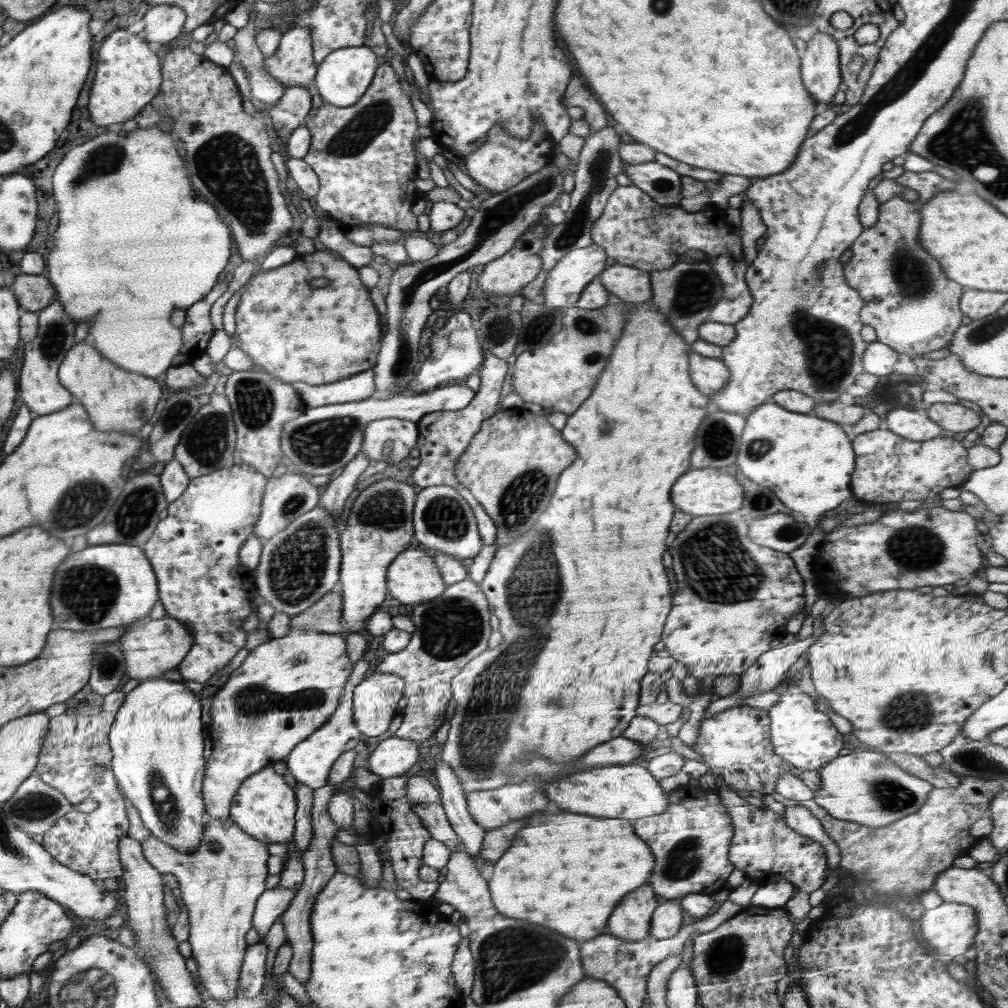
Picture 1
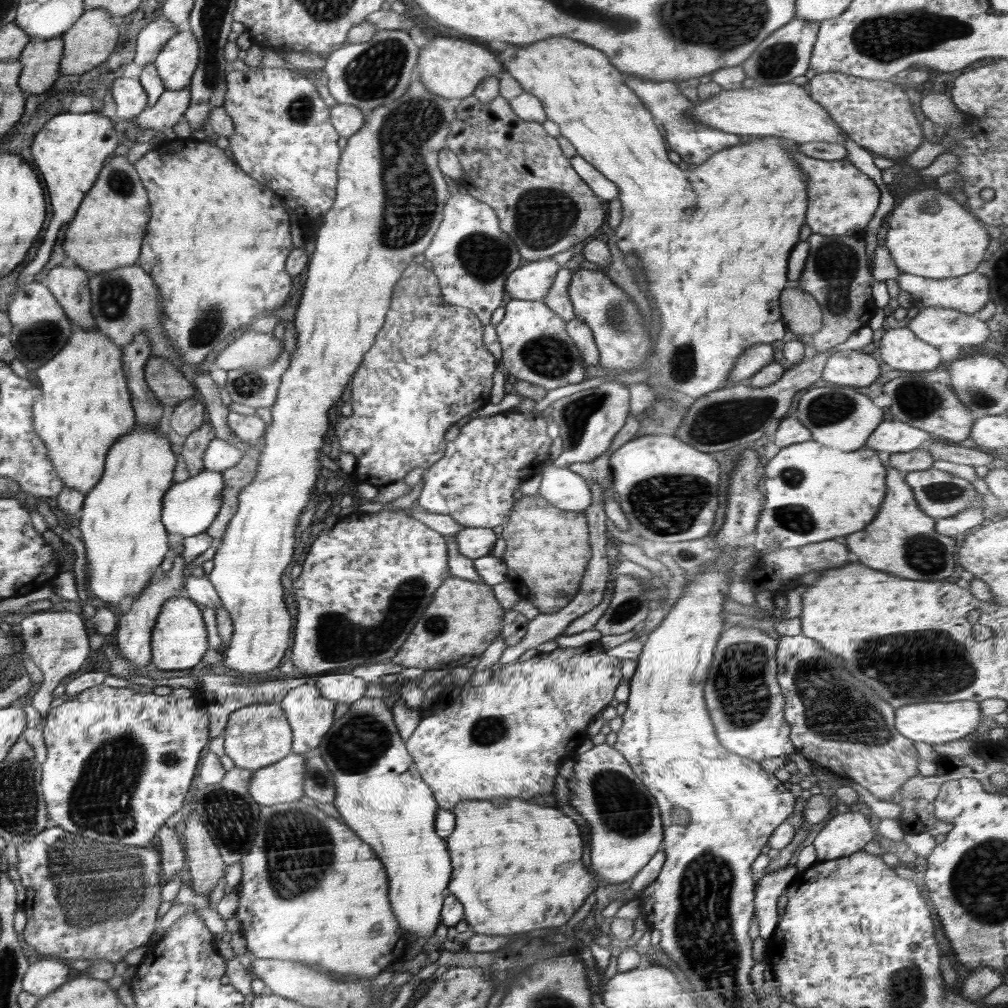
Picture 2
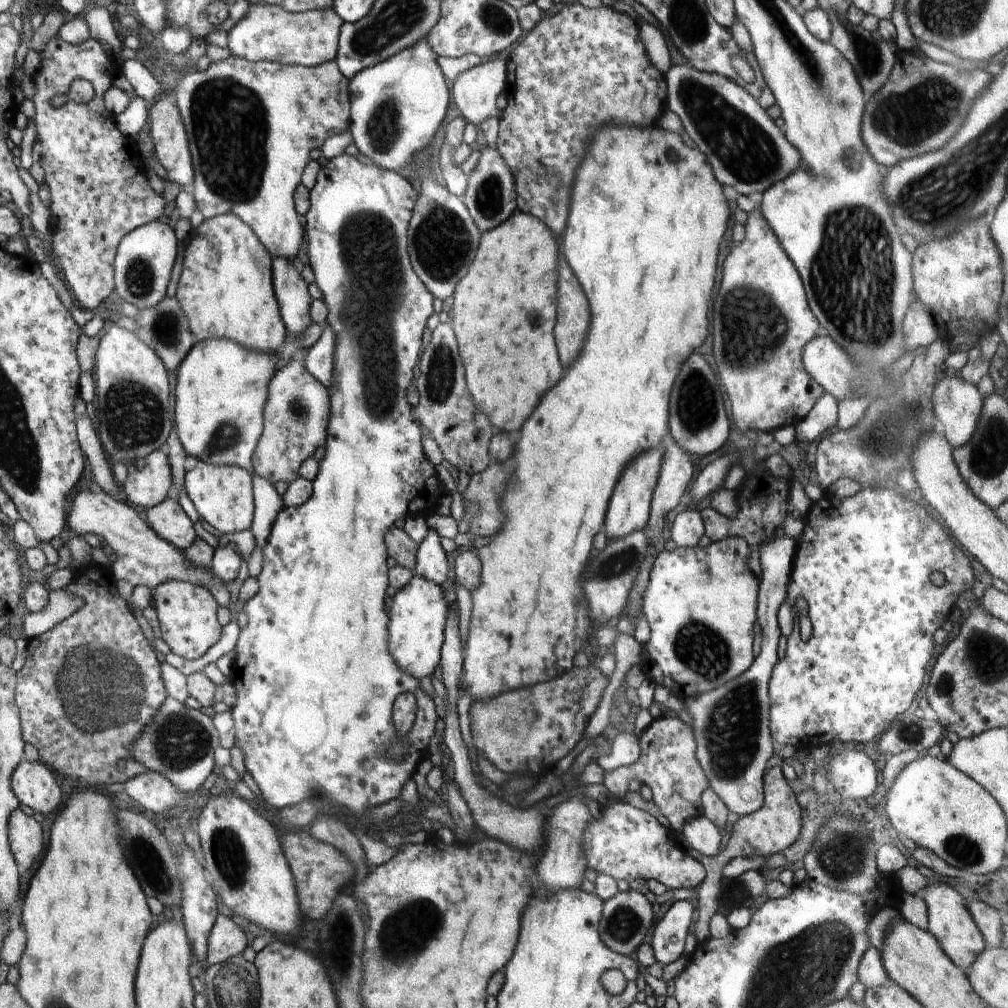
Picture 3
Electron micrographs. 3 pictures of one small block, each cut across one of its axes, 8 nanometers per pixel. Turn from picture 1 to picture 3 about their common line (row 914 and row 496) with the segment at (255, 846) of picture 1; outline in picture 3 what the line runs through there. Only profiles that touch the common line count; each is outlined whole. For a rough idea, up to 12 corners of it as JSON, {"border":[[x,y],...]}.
{"border":[[197,461],[185,489],[223,534],[253,521],[252,474]]}

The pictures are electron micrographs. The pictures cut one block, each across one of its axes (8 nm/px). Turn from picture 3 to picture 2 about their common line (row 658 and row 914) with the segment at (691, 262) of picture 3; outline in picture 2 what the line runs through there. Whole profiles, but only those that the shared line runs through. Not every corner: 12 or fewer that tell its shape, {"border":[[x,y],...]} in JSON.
{"border":[[464,800],[447,888],[476,934],[564,927],[602,882],[556,808]]}

